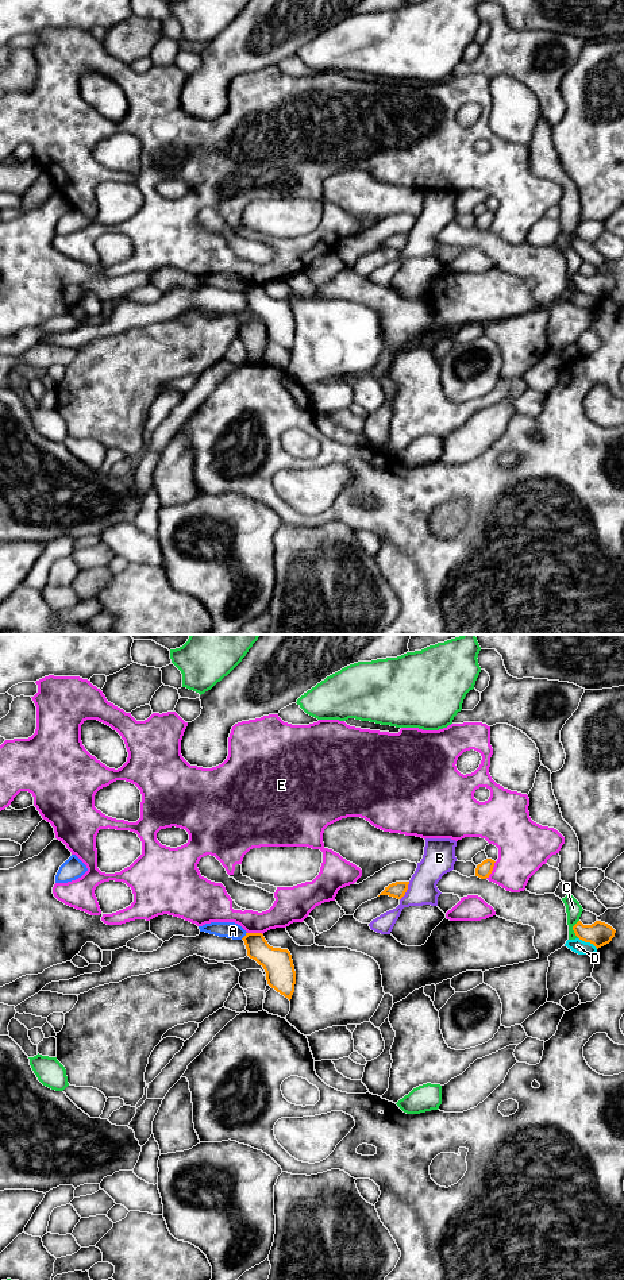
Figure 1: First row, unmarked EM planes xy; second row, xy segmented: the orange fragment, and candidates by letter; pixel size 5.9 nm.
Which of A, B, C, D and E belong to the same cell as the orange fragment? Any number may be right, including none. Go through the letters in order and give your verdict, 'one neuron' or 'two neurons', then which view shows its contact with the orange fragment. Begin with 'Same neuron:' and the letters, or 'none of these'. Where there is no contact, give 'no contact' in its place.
Same neuron: none of these
A: two neurons | xy
B: two neurons | xy
C: two neurons | xy
D: two neurons | xy
E: two neurons | xy

